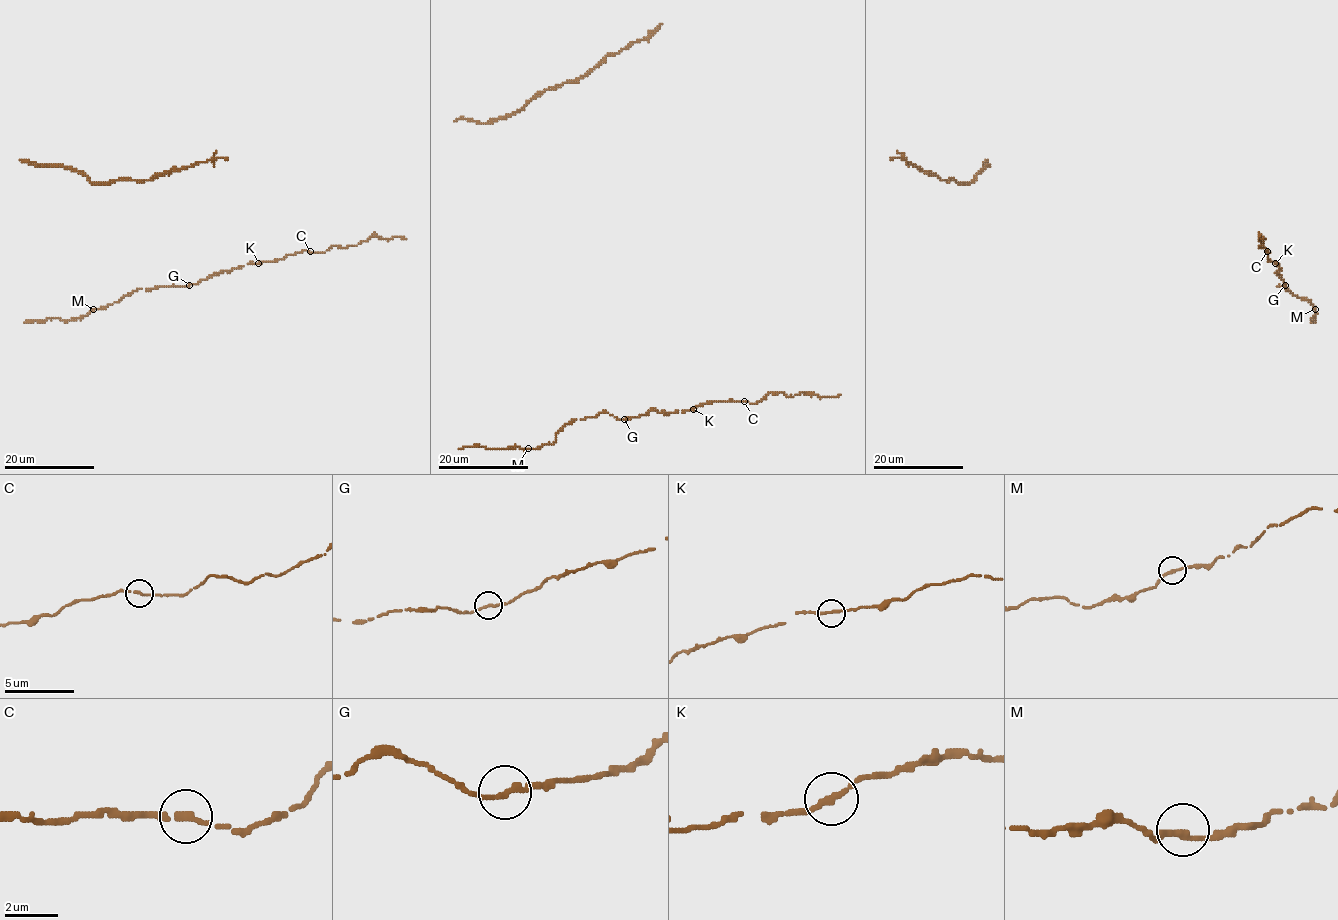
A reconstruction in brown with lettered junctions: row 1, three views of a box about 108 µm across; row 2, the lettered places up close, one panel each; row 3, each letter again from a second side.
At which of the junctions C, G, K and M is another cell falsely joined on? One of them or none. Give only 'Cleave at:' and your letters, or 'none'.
Cleave at: none

